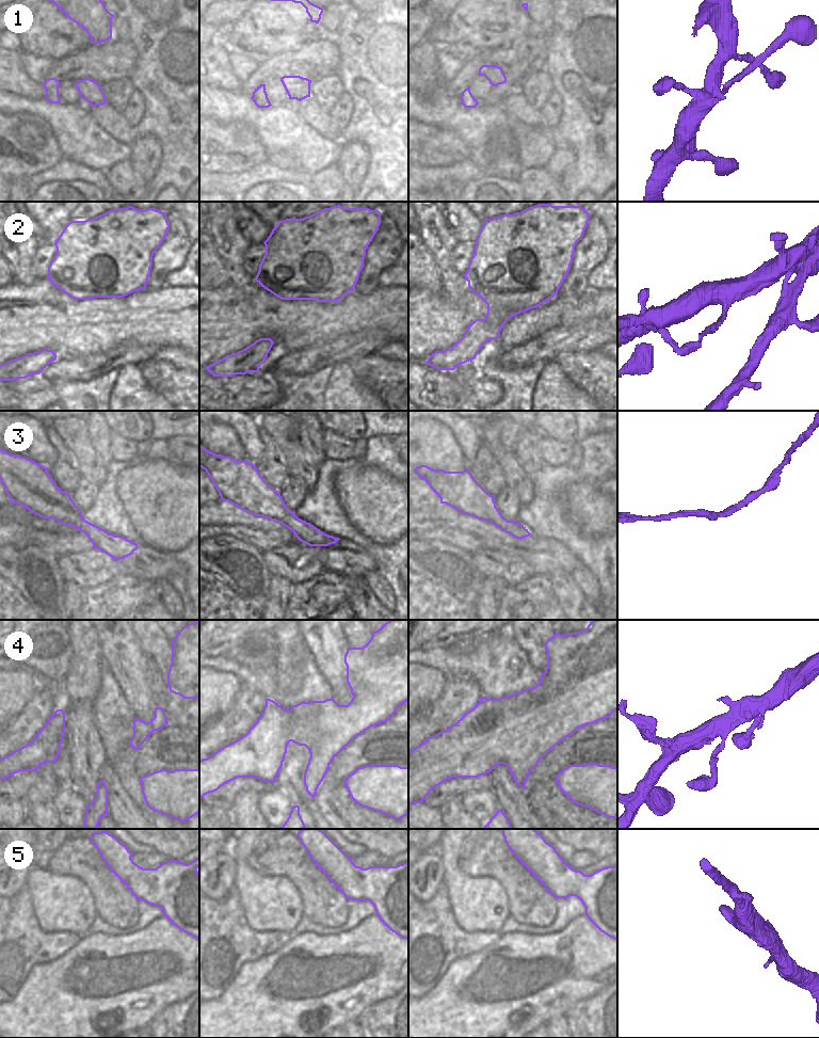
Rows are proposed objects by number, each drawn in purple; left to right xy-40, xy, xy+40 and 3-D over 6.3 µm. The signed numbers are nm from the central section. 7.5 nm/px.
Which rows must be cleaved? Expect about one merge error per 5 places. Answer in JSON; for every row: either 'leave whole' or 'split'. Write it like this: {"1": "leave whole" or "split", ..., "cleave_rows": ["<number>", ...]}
{"1": "leave whole", "2": "split", "3": "leave whole", "4": "leave whole", "5": "leave whole", "cleave_rows": ["2"]}

